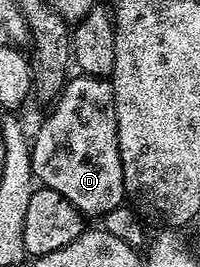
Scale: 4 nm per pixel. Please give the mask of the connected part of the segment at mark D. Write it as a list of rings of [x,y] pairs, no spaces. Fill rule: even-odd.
[[[78,74],[67,79],[66,84],[62,87],[62,93],[59,94],[57,100],[53,101],[50,113],[46,116],[46,121],[38,128],[38,133],[33,133],[32,143],[30,146],[30,165],[34,171],[35,181],[43,188],[51,188],[56,190],[56,194],[64,194],[64,198],[68,198],[68,202],[72,202],[72,206],[76,206],[76,210],[82,213],[83,217],[98,216],[104,218],[112,210],[123,207],[126,200],[126,191],[124,190],[124,170],[120,162],[120,146],[118,145],[118,123],[116,122],[116,102],[114,101],[114,86],[109,79],[101,76],[87,76]]]

